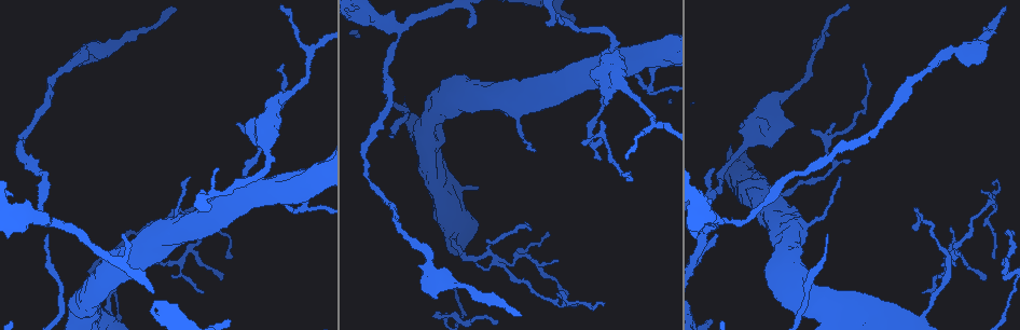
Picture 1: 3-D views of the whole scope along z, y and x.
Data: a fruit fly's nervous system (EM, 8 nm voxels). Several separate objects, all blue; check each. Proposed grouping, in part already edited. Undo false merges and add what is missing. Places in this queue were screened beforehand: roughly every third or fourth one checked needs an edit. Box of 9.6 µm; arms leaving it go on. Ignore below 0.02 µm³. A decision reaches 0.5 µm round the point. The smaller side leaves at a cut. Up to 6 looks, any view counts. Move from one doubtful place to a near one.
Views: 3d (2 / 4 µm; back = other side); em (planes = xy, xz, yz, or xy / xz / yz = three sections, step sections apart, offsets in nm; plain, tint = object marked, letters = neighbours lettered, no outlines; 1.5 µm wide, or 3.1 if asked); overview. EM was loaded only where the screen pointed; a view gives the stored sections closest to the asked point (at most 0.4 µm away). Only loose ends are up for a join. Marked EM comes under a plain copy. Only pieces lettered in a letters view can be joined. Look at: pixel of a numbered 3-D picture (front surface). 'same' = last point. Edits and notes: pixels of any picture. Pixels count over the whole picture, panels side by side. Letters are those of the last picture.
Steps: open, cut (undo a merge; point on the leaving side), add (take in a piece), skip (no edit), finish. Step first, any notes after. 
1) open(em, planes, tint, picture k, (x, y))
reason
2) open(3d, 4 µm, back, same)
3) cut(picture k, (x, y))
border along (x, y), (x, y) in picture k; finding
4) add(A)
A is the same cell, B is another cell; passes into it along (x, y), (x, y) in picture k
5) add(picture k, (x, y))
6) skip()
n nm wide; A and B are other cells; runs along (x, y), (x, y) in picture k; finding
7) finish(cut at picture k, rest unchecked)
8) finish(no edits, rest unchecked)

open(3d, 4 µm, picture 1, (219, 169))
free end

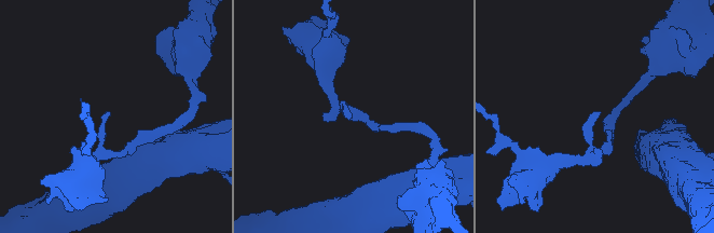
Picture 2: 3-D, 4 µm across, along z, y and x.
open(em, xy, step 8, letters, picture 2, (109, 111))

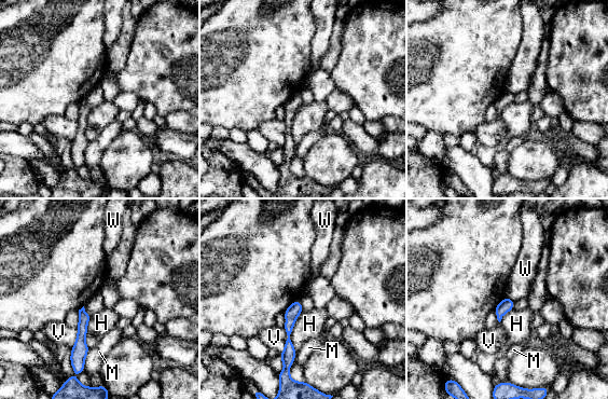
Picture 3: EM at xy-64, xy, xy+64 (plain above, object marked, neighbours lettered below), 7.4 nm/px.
skip()
100 nm wide; H, M, V and W are other cells; runs along (296, 303), (289, 324), (289, 361) in picture 3; no lettered piece goes on from it

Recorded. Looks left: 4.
open(em, planes, letters, picture 1, (840, 176))
free end

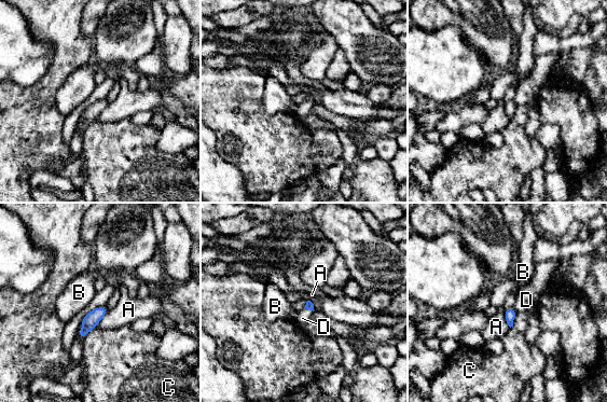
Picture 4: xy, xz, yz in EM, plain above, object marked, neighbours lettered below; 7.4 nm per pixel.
add(D)
A touches over 160 nm; D is the same cell, A, B and C are other cells; it goes on there

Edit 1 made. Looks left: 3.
open(overview)
redraw

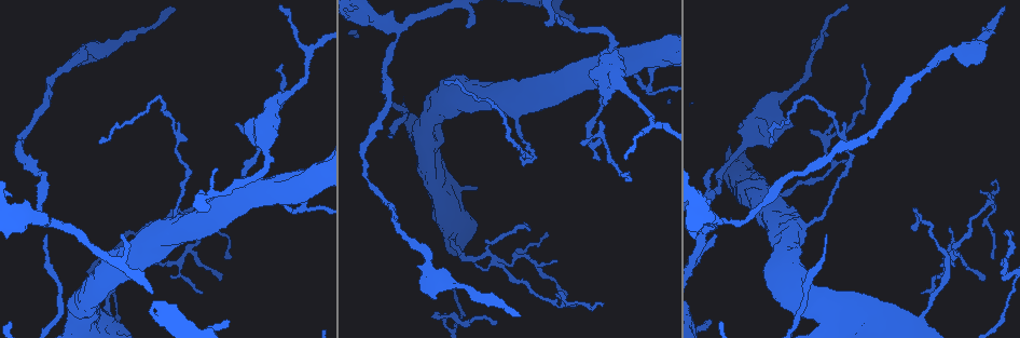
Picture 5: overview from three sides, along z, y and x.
open(3d, 4 µm, picture 5, (393, 27))
calibre changes

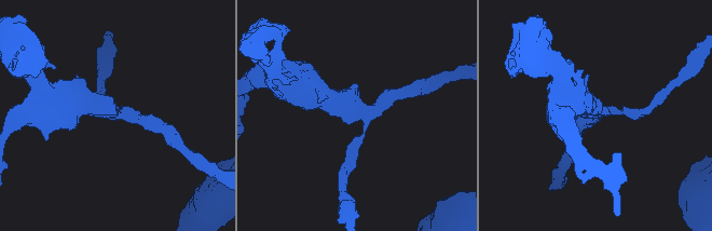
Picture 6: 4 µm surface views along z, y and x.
open(em, planes, letters, picture 6, (599, 113))
3 arms; arms of 170, 220, 460 nm

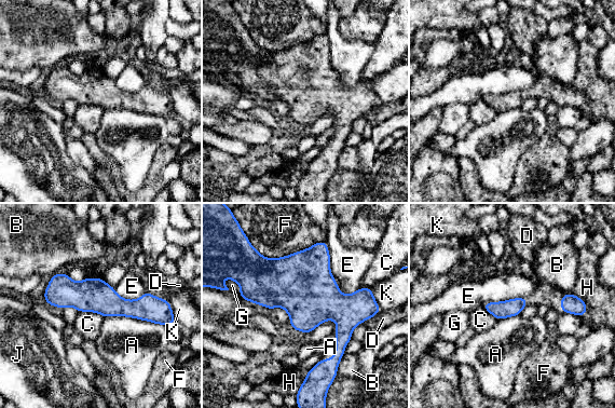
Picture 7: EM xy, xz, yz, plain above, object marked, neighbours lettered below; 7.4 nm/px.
skip()
260 nm wide; A, B, C, D, E, F, G, H, J and K are other cells; runs along (46, 295), (163, 301) in picture 7; one neuron here

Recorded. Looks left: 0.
finish(add at picture 4, rest unchecked)

